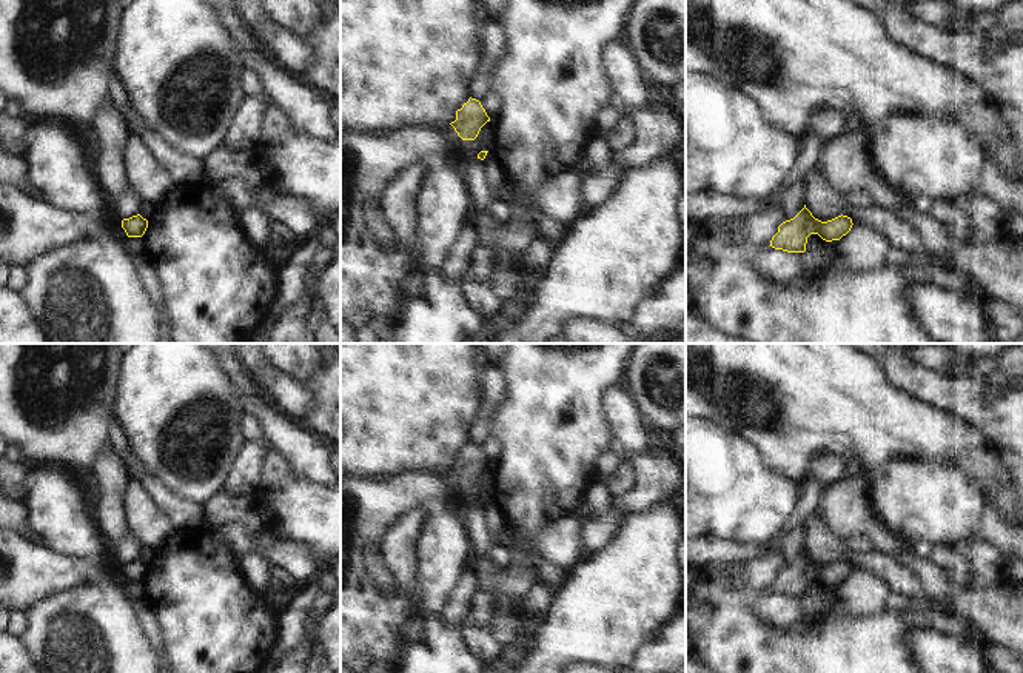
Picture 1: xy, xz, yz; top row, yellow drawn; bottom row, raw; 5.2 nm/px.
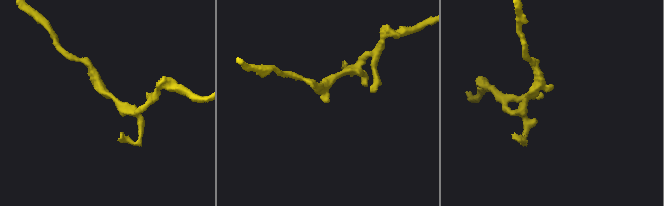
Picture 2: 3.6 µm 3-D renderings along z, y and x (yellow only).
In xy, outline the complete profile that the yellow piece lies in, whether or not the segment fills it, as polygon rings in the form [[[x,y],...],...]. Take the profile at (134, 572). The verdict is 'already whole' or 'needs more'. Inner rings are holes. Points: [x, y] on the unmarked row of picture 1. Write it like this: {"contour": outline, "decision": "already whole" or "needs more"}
{"contour": [[[140,559],[122,565],[122,573],[128,582],[142,582],[148,573],[148,565]]], "decision": "already whole"}

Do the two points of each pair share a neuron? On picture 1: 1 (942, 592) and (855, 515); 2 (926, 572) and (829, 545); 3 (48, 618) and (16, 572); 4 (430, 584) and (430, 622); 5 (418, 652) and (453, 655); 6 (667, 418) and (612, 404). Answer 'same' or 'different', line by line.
1: same
2: different
3: different
4: different
5: same
6: different

